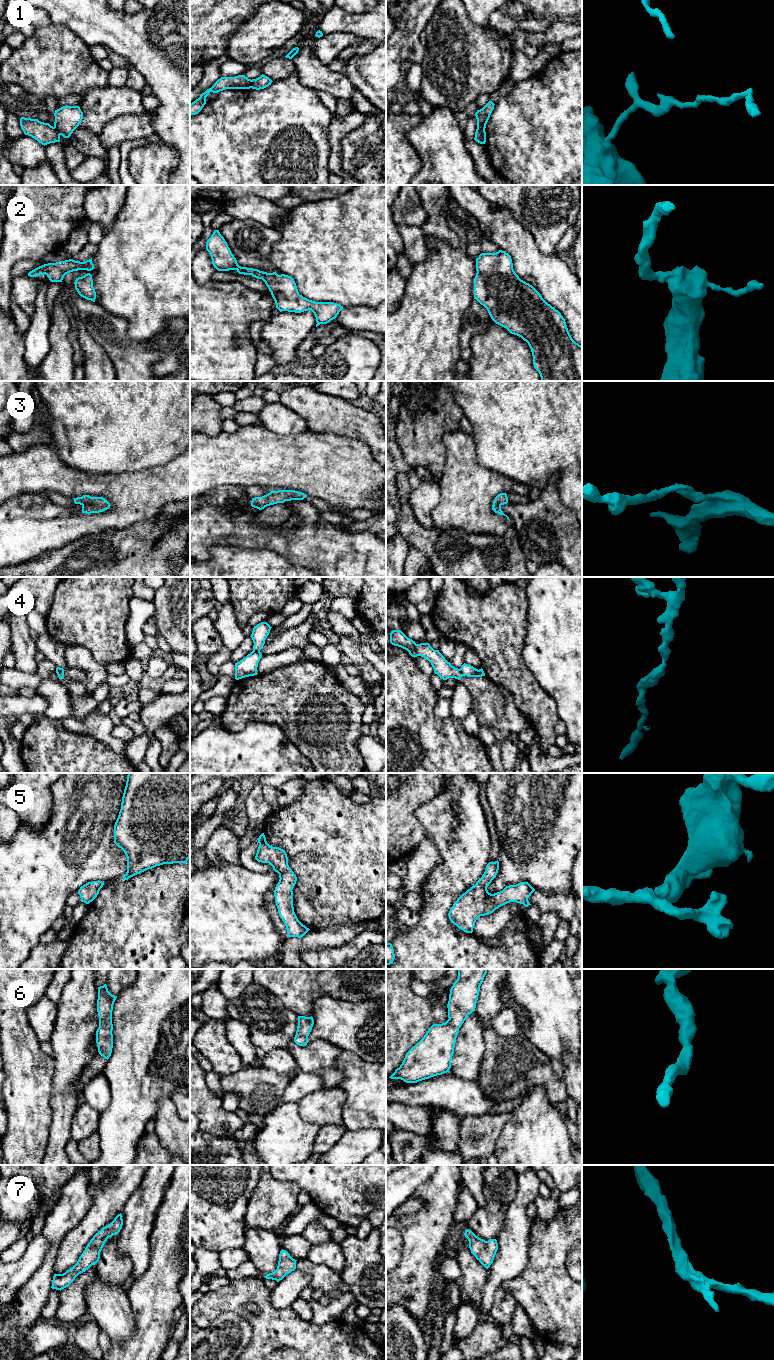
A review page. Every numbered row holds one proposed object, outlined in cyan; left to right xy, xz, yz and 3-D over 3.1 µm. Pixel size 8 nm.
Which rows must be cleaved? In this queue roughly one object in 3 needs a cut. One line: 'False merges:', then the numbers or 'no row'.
False merges: 1, 4

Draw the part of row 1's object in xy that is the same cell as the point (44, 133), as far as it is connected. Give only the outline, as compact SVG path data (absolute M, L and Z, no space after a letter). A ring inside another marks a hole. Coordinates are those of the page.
M20 118L20 126L25 135L31 136L42 145L60 142L60 133L49 123L44 123L38 119Z

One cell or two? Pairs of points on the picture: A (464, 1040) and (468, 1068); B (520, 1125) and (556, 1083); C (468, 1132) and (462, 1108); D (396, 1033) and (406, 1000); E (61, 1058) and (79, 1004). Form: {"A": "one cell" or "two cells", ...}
{"A": "one cell", "B": "two cells", "C": "two cells", "D": "one cell", "E": "one cell"}

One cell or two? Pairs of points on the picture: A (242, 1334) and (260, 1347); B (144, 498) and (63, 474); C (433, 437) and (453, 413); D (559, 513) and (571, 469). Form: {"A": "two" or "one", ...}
{"A": "two", "B": "one", "C": "one", "D": "two"}

